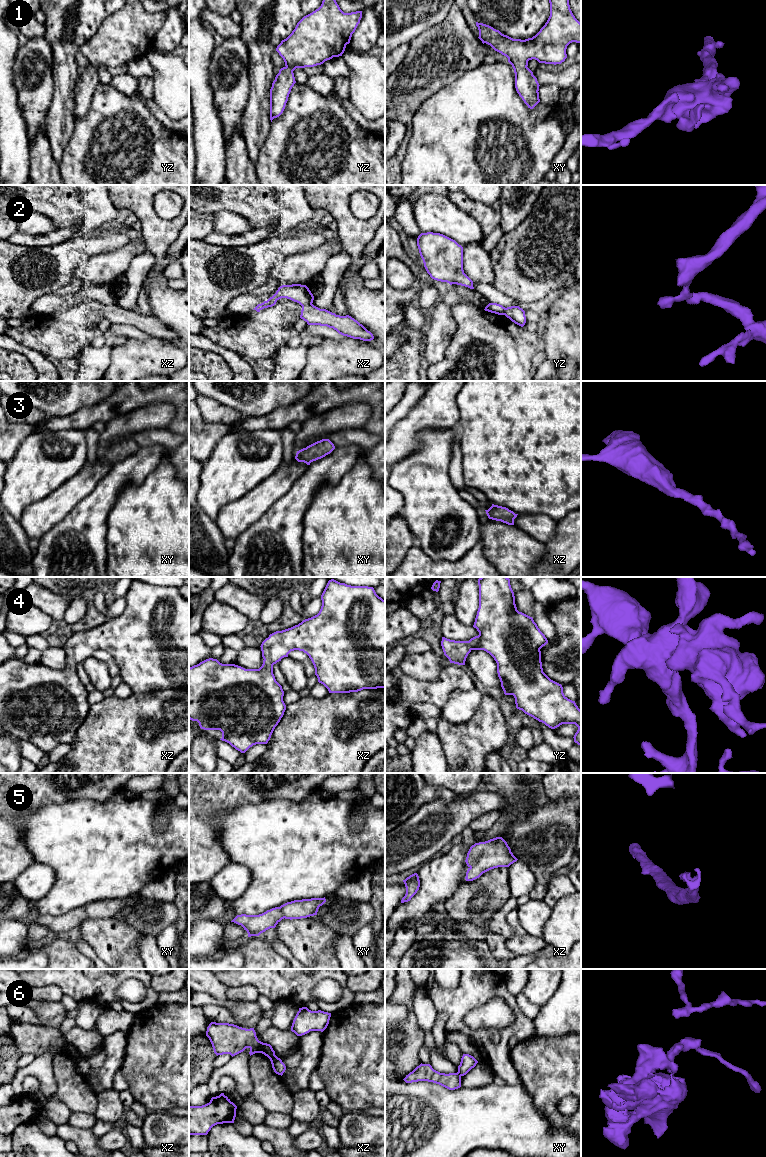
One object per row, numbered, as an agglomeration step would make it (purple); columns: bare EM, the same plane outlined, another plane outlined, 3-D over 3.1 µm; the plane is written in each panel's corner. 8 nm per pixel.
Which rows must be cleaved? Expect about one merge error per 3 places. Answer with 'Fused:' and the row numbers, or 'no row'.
Fused: 2, 6

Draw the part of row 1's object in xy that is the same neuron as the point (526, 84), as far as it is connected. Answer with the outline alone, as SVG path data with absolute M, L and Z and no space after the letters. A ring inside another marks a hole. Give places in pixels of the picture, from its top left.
M549 0L549 3L550 16L547 22L535 36L525 40L513 39L489 25L476 22L479 30L478 38L482 43L490 45L495 51L508 58L515 73L516 91L530 109L533 109L540 102L538 92L540 85L533 72L527 67L528 61L535 59L539 63L561 64L567 58L567 46L572 42L581 43L581 23L573 15L569 0Z

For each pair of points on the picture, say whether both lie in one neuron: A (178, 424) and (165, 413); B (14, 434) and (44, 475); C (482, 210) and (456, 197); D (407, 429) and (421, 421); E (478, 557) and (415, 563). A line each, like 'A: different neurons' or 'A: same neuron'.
A: different neurons
B: different neurons
C: same neuron
D: same neuron
E: same neuron

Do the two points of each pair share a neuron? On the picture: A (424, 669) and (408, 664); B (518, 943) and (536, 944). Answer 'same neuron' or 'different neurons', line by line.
A: same neuron
B: same neuron

